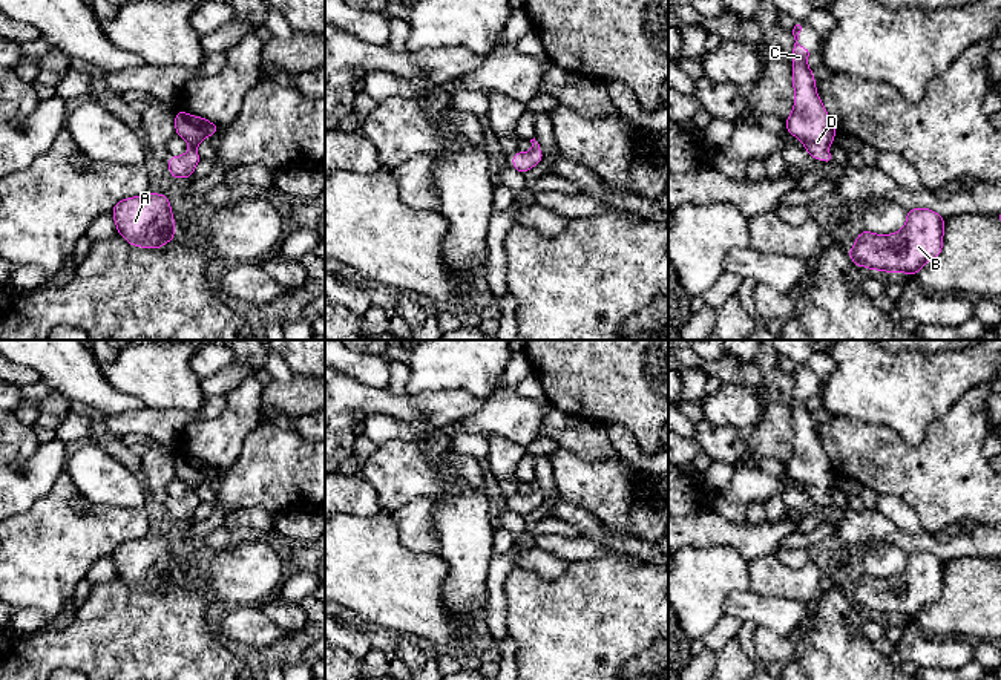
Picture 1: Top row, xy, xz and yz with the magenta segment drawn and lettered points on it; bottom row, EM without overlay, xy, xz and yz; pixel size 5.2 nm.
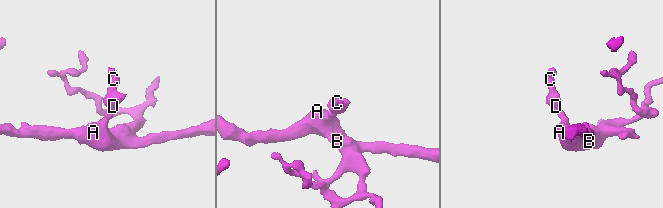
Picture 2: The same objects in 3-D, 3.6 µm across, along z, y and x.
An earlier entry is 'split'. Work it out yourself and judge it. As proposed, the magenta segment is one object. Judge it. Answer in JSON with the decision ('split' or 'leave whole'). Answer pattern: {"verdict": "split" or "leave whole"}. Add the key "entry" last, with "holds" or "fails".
{"verdict": "leave whole", "entry": "fails"}

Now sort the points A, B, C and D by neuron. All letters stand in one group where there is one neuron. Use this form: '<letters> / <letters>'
A B C D

